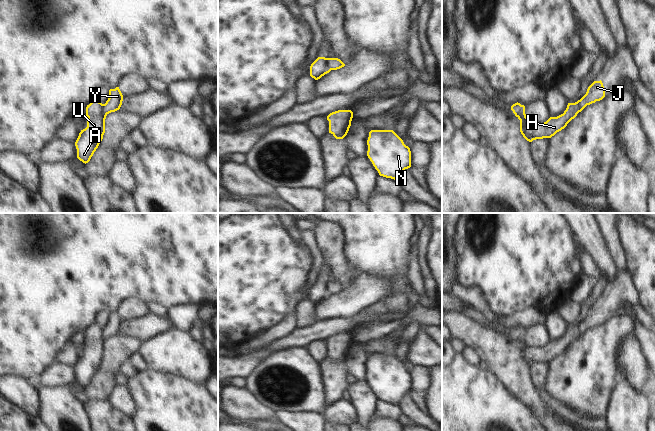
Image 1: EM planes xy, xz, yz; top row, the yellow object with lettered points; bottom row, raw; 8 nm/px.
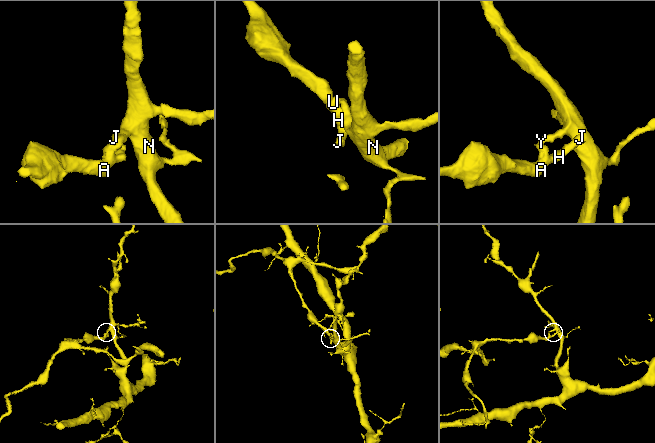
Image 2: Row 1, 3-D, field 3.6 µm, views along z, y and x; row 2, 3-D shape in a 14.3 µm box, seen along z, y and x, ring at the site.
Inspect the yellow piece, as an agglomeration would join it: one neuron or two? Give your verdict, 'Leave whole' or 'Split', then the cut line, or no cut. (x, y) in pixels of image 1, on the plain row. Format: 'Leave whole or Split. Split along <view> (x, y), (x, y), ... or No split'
Split. Split along xz (328, 282), (330, 294)

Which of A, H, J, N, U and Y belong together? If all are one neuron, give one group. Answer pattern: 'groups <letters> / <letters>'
groups A H J U / N Y

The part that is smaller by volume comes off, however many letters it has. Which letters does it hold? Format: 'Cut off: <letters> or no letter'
Cut off: A, H, J, U

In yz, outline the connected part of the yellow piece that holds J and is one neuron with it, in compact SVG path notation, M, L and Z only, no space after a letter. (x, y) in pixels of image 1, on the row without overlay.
M594 305L580 324L575 327L568 327L563 338L550 341L542 348L533 347L526 341L524 329L521 330L515 340L520 344L520 356L527 365L532 366L536 363L551 362L564 353L587 329L600 325L604 321L605 312L602 305Z

